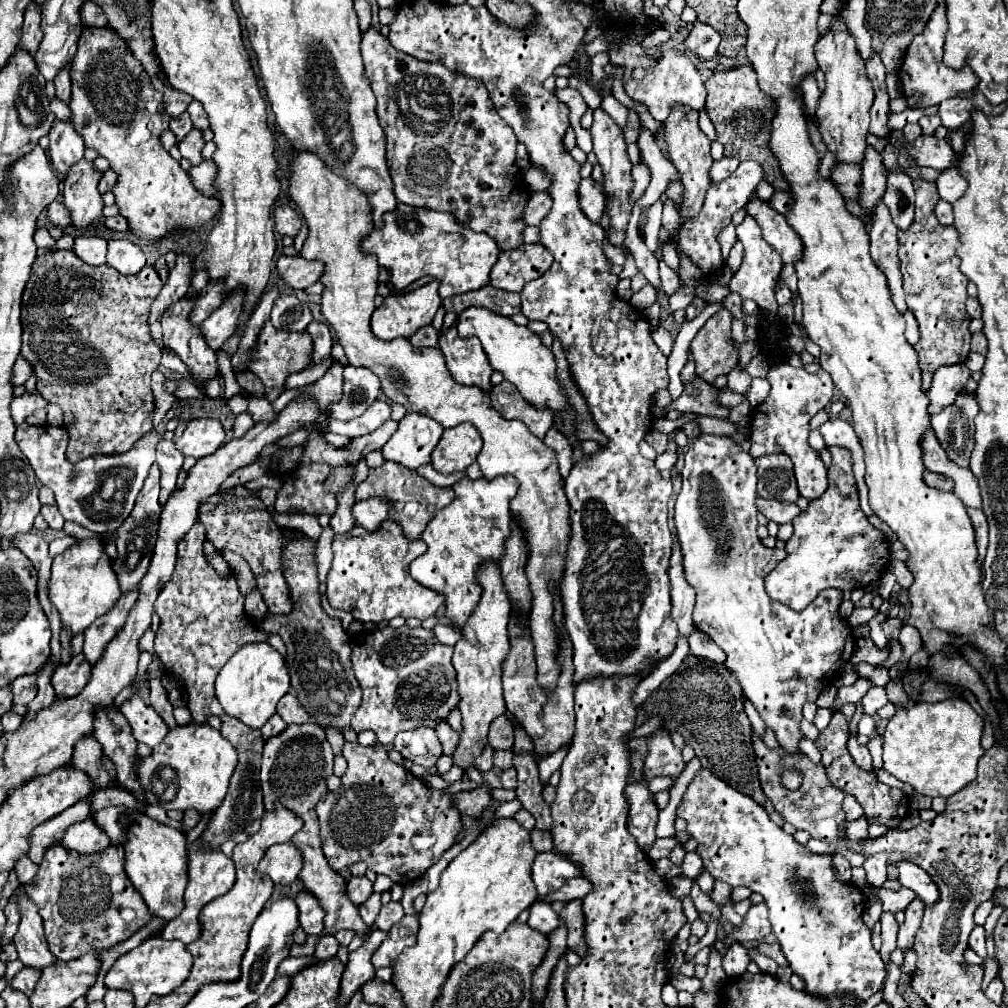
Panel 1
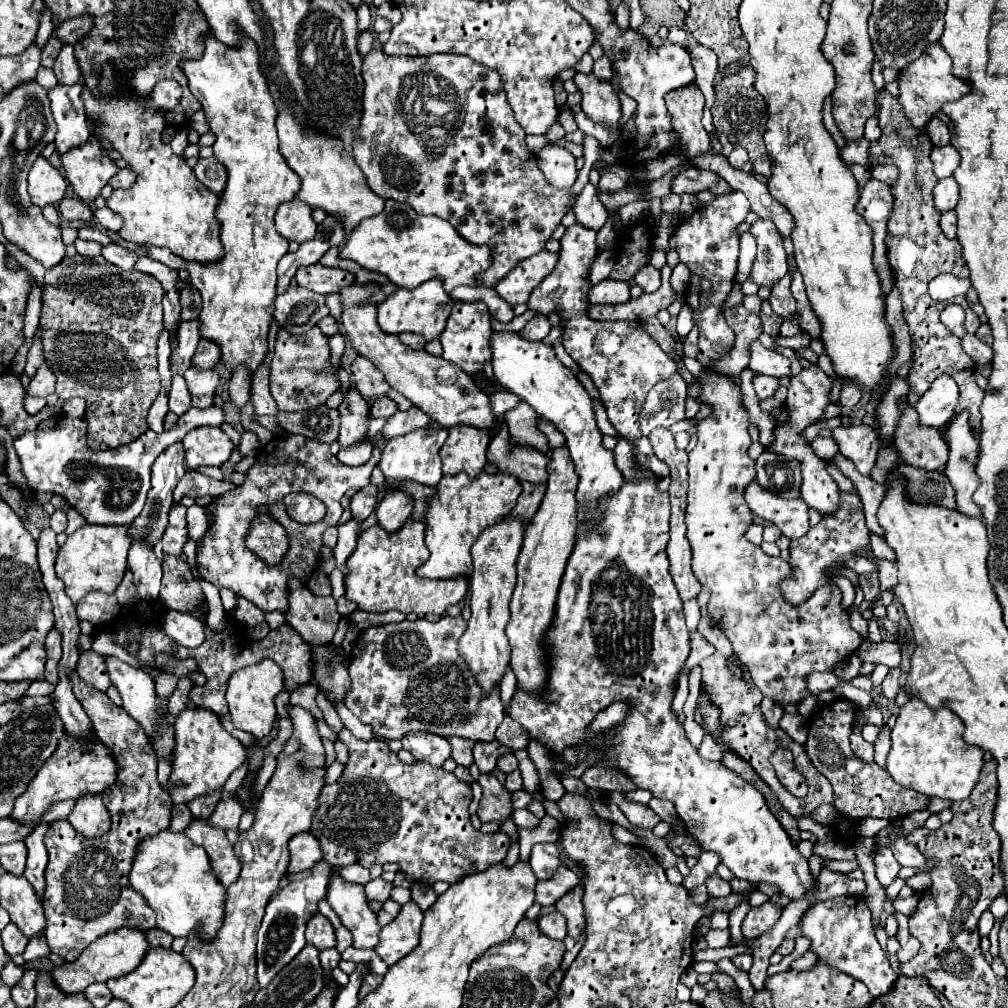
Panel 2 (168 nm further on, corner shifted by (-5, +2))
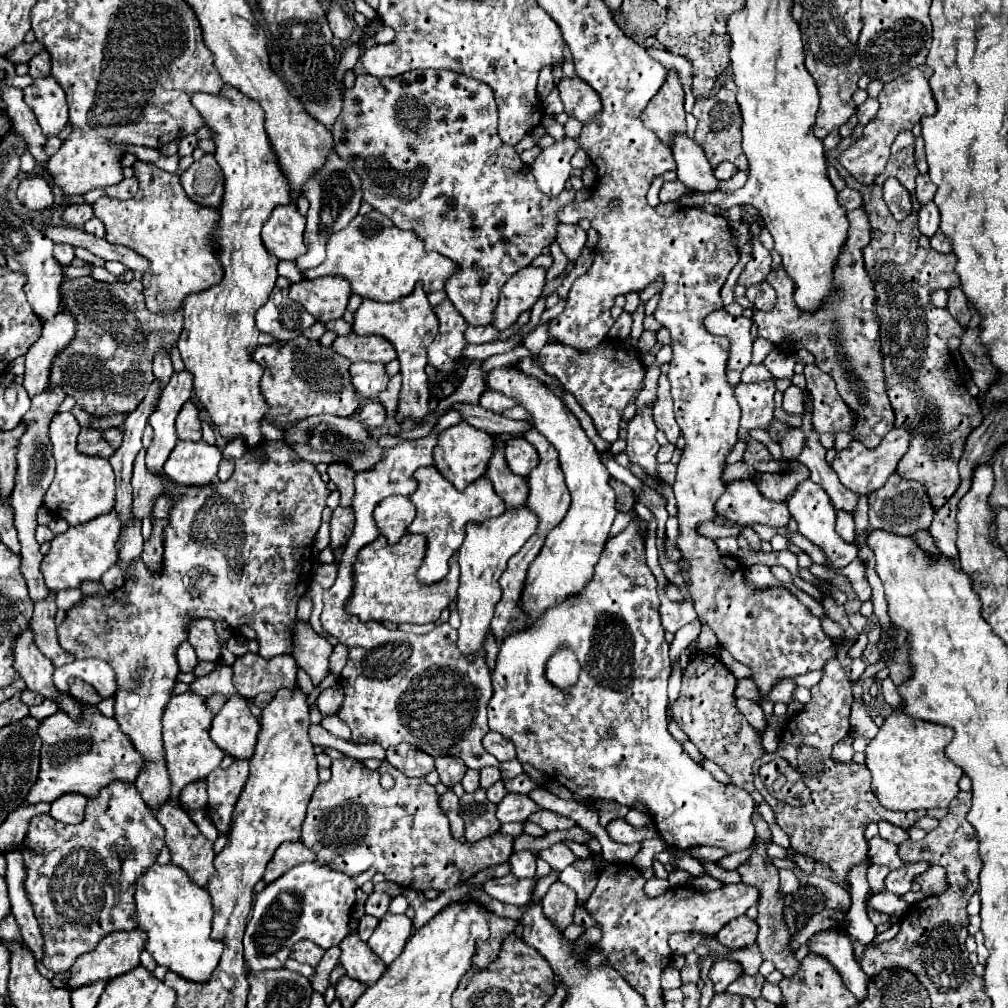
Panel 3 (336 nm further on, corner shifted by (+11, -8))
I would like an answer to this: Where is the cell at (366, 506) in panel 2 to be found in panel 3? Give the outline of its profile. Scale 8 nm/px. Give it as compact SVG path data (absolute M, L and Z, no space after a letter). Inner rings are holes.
M352 506L334 508L332 520L330 520L330 546L332 548L348 542L348 536L352 534L352 528L354 528L354 522L356 522L356 518L352 512Z

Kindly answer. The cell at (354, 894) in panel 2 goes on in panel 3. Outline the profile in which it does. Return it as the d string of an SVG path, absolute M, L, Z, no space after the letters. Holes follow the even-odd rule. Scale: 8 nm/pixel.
M348 930L346 938L340 942L340 950L340 964L344 966L346 974L360 982L374 984L386 970L384 962L370 950L366 942L360 940L356 930Z

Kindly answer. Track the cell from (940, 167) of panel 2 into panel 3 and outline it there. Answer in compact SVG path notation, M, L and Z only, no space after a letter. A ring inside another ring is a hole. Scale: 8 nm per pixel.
M918 174L916 176L916 196L920 200L920 204L926 204L934 198L936 194L936 186L930 182L928 174Z

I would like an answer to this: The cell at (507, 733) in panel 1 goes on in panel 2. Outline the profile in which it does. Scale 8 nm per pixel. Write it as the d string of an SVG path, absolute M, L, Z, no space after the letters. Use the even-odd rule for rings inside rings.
M506 716L502 720L502 724L498 726L498 730L496 730L496 740L506 744L512 750L522 750L522 748L528 746L530 736L528 736L528 732L516 720Z

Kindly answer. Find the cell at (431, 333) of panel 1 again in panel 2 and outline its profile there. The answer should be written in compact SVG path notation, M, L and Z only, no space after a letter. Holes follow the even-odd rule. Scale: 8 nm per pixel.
M400 334L400 342L412 350L424 350L424 338L420 338L420 334Z

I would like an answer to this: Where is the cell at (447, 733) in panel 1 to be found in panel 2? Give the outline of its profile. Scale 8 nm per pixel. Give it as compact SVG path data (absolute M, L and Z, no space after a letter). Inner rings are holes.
M448 738L450 746L452 746L452 758L456 764L464 766L464 768L470 768L474 762L472 762L472 748L474 748L474 742L468 742L464 738Z

